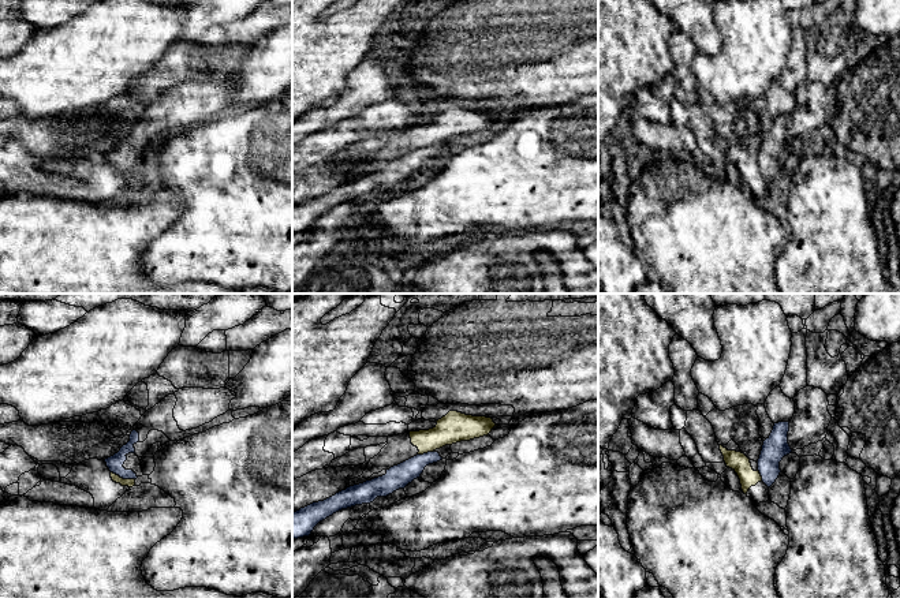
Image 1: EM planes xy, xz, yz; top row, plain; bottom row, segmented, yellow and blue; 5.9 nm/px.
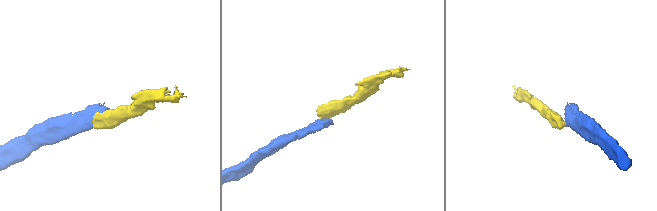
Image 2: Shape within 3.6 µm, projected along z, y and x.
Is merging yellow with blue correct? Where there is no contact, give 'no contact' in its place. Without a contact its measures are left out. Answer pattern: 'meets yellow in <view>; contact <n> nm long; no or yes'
meets yellow in xy; contact 150 nm long; no

